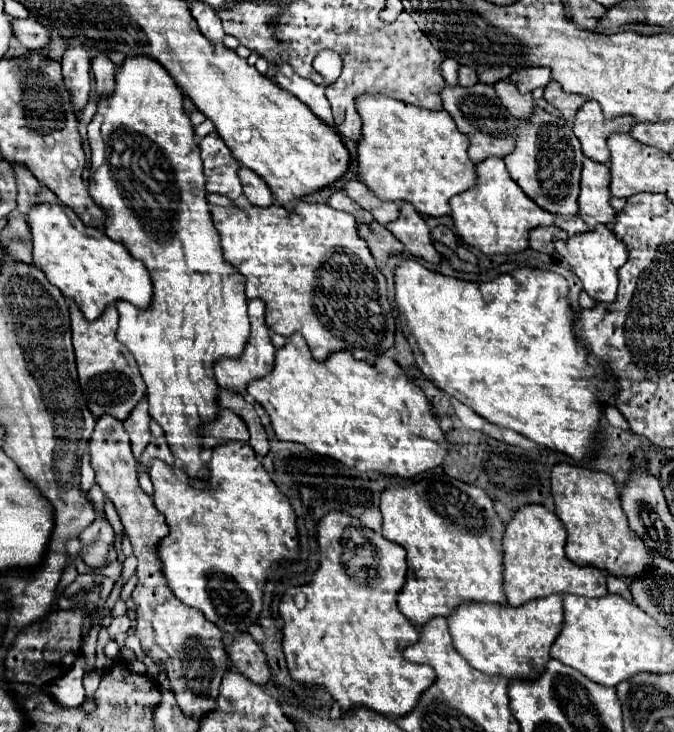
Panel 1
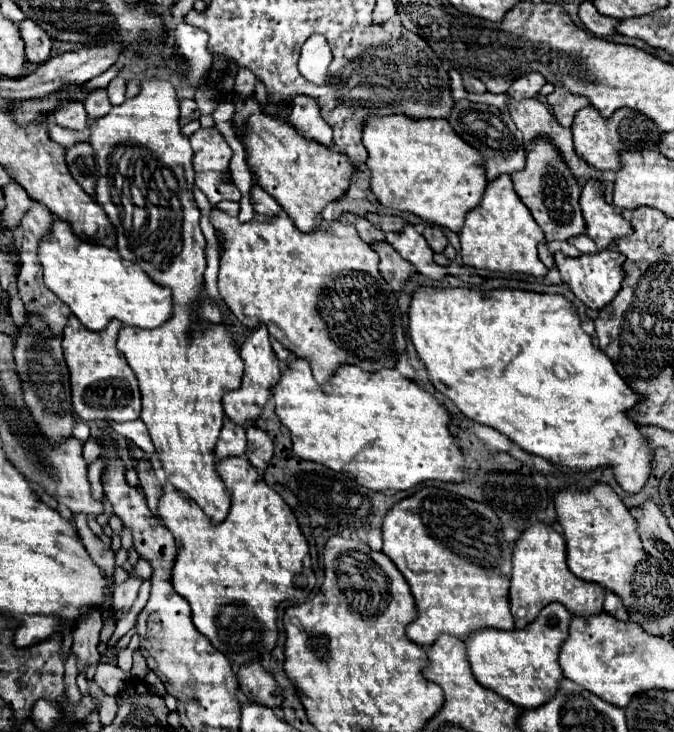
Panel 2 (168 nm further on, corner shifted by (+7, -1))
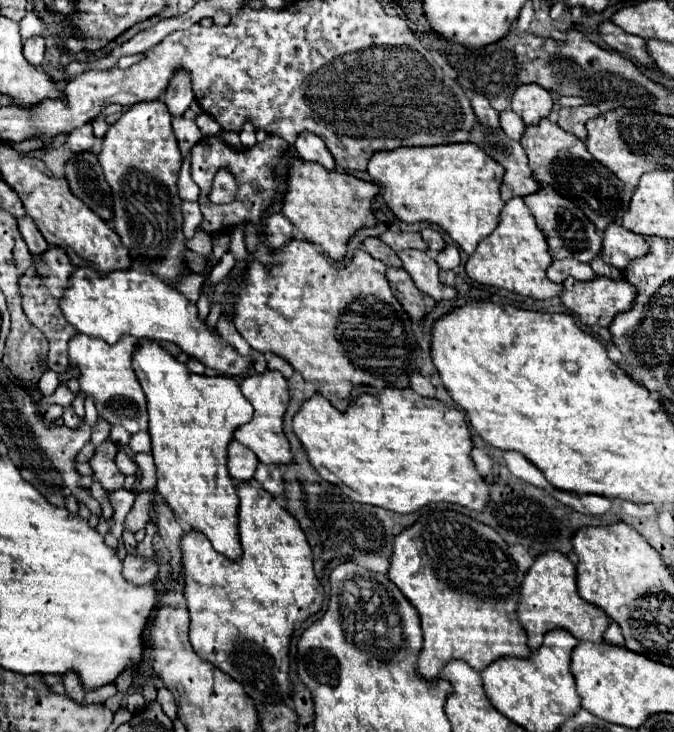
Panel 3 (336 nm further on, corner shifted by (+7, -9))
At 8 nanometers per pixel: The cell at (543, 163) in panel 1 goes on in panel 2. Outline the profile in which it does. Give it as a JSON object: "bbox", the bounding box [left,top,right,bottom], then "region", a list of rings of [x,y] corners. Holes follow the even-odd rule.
{"bbox":[511,140,585,242],"region":[[[537,140],[531,152],[527,152],[525,170],[515,172],[511,178],[515,184],[515,192],[519,194],[523,204],[531,210],[535,222],[541,226],[545,240],[567,242],[575,236],[585,234],[585,218],[579,208],[581,188],[577,186],[577,180],[569,172],[567,164],[563,162],[561,154],[553,144],[549,144],[547,140]]]}

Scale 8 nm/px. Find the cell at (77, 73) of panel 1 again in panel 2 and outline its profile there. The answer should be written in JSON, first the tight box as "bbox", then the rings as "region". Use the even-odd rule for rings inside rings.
{"bbox":[55,102,87,130],"region":[[[65,102],[55,110],[55,120],[61,128],[71,130],[85,130],[87,128],[87,112],[81,102]]]}

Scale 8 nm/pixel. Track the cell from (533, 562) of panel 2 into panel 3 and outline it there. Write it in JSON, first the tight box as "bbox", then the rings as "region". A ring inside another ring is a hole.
{"bbox":[517,552,609,650],"region":[[[561,552],[539,554],[533,566],[527,570],[521,584],[521,598],[517,602],[517,618],[527,632],[527,644],[531,650],[537,650],[541,646],[543,634],[553,628],[565,628],[579,640],[601,642],[609,622],[609,616],[603,608],[589,604],[577,594],[575,564]]]}

